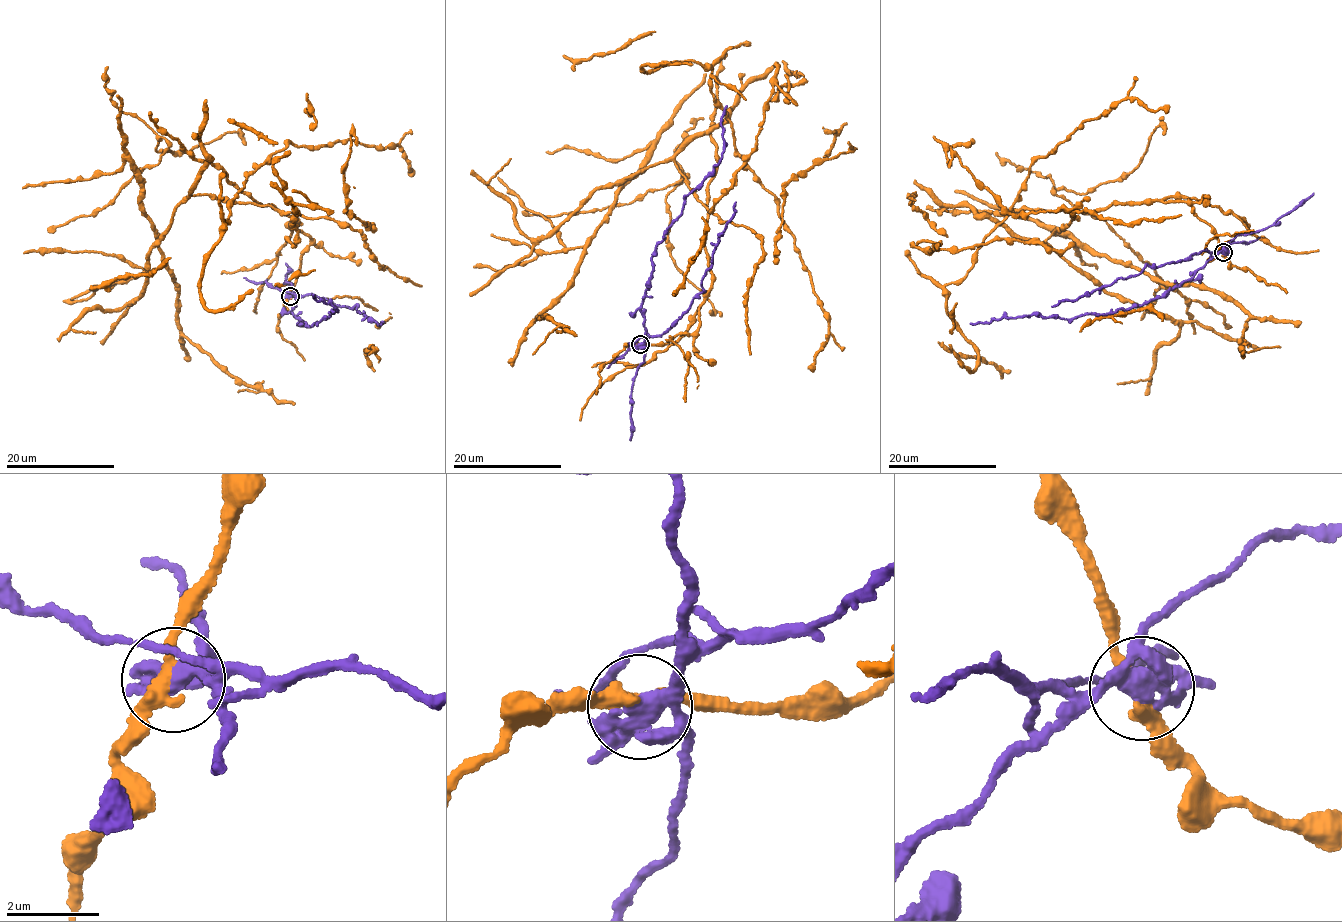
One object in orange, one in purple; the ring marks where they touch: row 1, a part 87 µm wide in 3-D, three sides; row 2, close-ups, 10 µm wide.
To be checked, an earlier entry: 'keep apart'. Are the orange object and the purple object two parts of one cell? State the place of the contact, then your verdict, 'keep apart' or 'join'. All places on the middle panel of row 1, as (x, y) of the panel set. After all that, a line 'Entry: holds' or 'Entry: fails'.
place (640, 344); keep apart
Entry: holds

